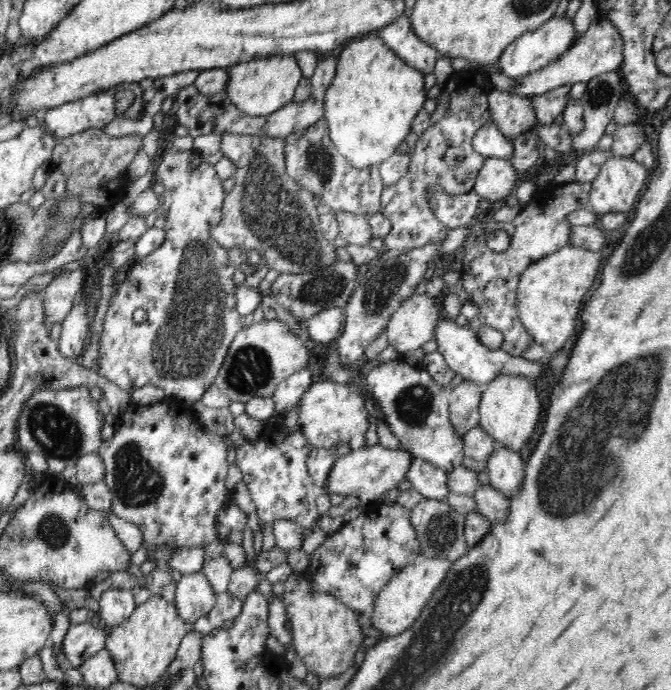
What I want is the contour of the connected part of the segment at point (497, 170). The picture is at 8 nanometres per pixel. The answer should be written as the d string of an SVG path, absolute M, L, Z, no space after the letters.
M488 158L478 174L475 186L477 199L490 201L494 207L501 204L512 190L519 186L518 172L513 168L511 160Z

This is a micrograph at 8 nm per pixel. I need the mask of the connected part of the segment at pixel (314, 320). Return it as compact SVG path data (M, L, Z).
M330 307L306 319L305 328L314 341L330 343L341 334L344 321L342 309Z

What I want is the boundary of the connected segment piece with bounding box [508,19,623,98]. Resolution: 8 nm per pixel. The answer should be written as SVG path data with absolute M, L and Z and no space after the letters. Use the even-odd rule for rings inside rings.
M608 19L593 20L586 32L583 32L576 42L564 52L560 58L544 66L538 72L532 72L522 77L514 78L513 86L508 90L526 98L532 98L557 86L588 82L591 78L604 71L616 71L623 62L623 40L620 31Z

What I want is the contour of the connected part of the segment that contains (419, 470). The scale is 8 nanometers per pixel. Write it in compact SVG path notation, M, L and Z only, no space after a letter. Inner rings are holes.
M412 455L412 464L408 466L406 478L412 488L420 491L423 498L446 499L448 496L448 472L436 468L432 463Z

